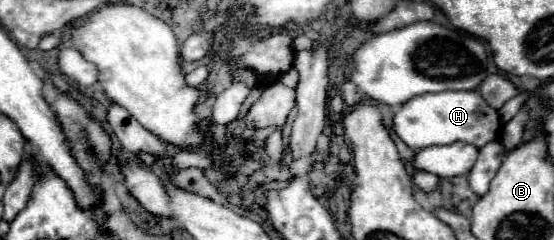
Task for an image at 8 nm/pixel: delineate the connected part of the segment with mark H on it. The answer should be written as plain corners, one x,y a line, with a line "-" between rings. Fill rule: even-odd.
441,91
431,95
417,95
403,103
393,117
393,131
413,151
431,145
449,145
465,141
483,147
499,137
499,115
491,109
477,91

